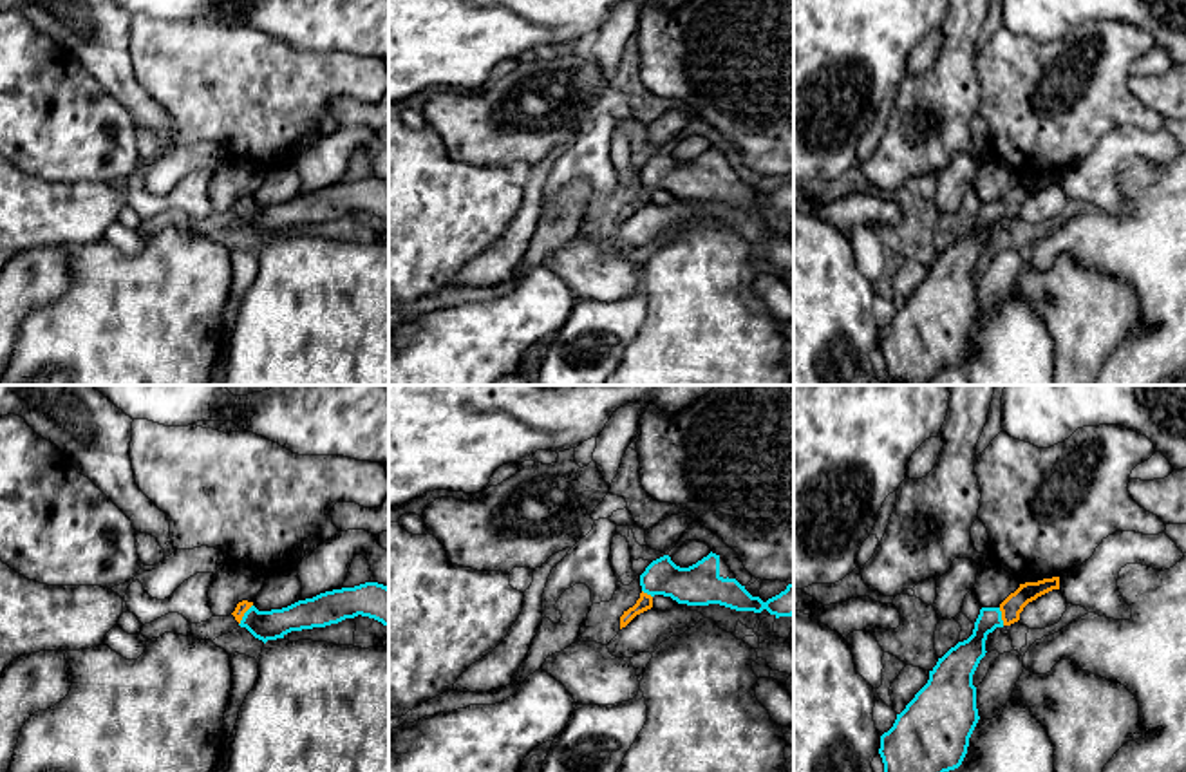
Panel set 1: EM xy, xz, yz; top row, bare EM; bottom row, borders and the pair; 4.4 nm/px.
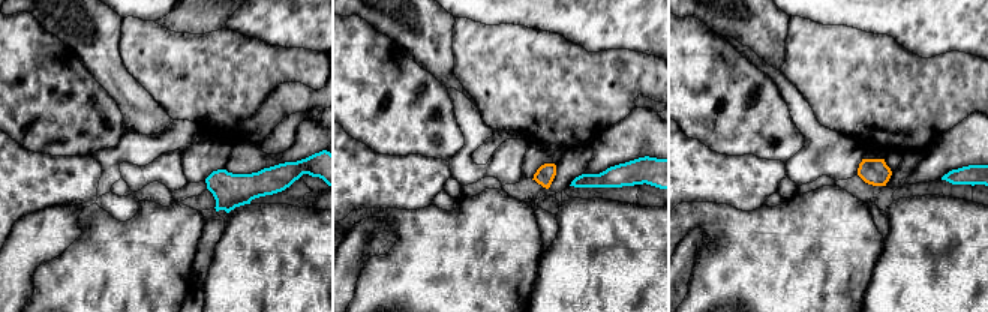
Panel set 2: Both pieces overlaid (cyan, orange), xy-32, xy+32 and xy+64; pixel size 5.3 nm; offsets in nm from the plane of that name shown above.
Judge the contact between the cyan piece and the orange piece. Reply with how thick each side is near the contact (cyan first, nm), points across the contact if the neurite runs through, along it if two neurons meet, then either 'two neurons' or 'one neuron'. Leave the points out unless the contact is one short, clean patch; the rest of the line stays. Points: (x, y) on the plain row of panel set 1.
130 nm thick on the cyan side, 50 nm on the other; runs through xy (273, 219), (259, 219), (244, 210), (243, 201); one neuron

